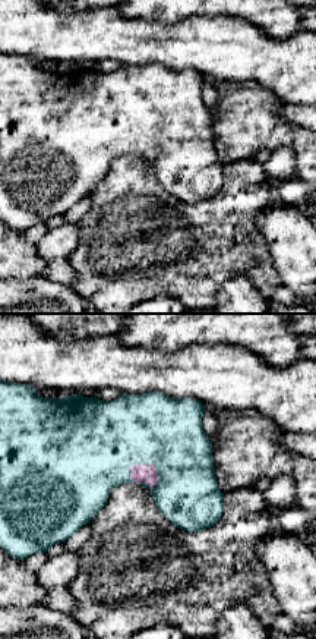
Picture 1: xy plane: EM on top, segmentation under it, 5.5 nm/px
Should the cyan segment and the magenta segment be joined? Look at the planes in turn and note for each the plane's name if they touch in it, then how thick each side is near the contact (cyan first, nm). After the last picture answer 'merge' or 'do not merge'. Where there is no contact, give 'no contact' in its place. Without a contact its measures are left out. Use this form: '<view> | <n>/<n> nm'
xy | 400/100 nm

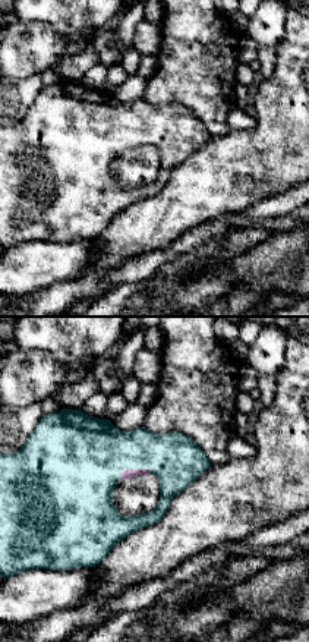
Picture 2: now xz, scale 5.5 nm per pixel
xz | 400/60 nm

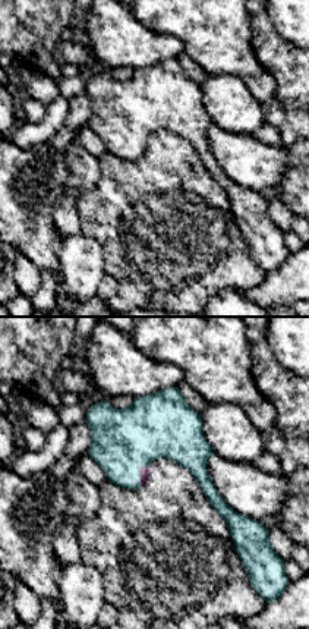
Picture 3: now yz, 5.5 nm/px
yz | 340/60 nm

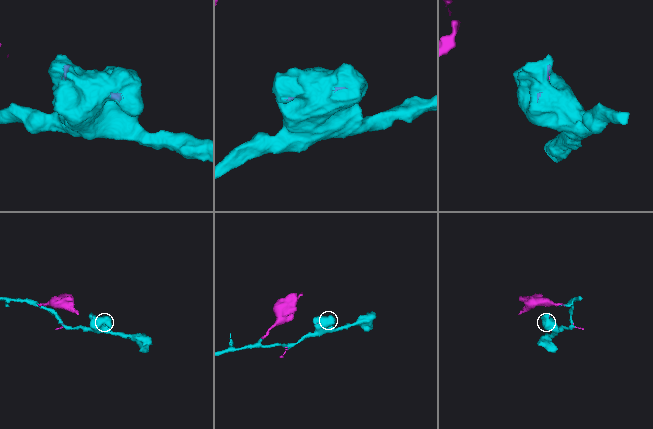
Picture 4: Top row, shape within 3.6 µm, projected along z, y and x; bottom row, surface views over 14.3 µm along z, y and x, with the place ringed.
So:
merge

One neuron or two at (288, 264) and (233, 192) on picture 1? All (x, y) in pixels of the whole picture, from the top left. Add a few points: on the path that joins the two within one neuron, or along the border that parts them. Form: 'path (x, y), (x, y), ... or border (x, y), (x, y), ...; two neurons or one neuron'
border (277, 202), (256, 217), (269, 254); two neurons

